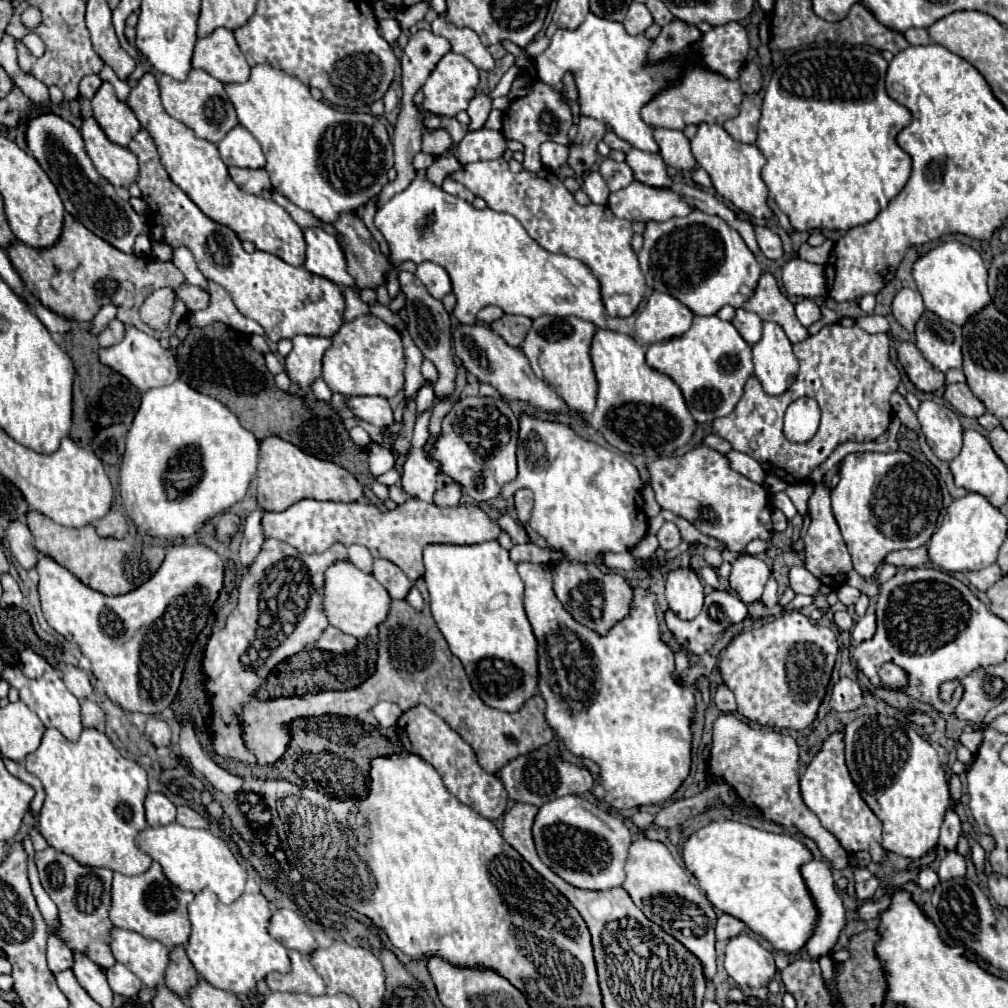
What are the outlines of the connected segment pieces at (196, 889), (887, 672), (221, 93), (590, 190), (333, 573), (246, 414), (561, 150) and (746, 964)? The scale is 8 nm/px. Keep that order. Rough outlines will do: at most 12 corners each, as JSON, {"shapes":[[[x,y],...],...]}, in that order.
{"shapes":[[[177,822],[137,834],[177,888],[223,904],[247,872],[227,842]],[[893,662],[879,668],[879,678],[885,688],[901,690],[909,678]],[[205,70],[163,74],[167,114],[217,144],[239,124],[223,84]],[[599,172],[583,178],[583,192],[595,204],[605,204],[609,188]],[[347,560],[325,570],[323,614],[363,640],[389,592]],[[223,322],[191,328],[181,378],[275,434],[343,466],[369,502],[375,478],[327,404],[277,390],[263,356]],[[541,144],[541,162],[557,170],[567,162],[567,146]],[[753,936],[725,946],[725,970],[739,986],[765,986],[773,954]]]}

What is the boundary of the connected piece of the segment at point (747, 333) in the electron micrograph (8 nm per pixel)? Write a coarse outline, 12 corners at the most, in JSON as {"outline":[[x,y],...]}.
{"outline":[[737,308],[731,322],[745,338],[755,344],[761,338],[761,318]]}

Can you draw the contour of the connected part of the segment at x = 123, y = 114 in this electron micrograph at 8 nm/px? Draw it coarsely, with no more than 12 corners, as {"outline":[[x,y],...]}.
{"outline":[[109,82],[91,108],[105,136],[127,146],[141,130],[133,110]]}

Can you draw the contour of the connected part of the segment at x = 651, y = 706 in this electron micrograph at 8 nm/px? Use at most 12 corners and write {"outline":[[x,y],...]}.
{"outline":[[517,564],[545,720],[617,810],[689,774],[693,692],[657,598],[581,626]]}

